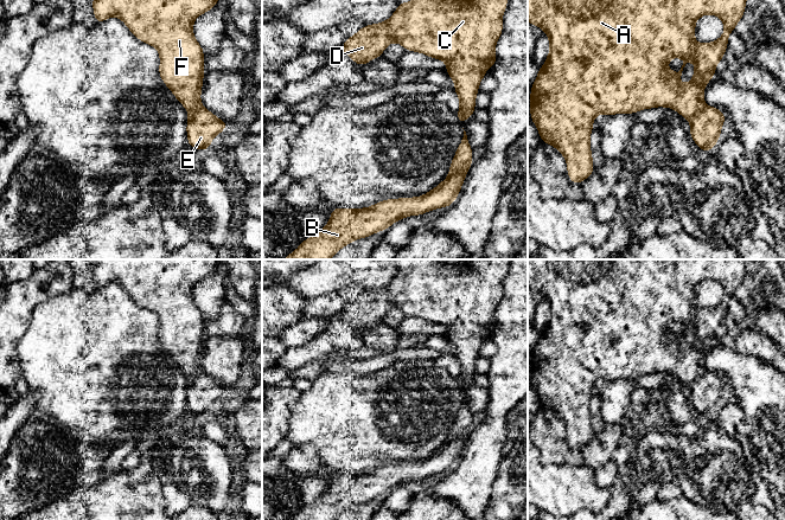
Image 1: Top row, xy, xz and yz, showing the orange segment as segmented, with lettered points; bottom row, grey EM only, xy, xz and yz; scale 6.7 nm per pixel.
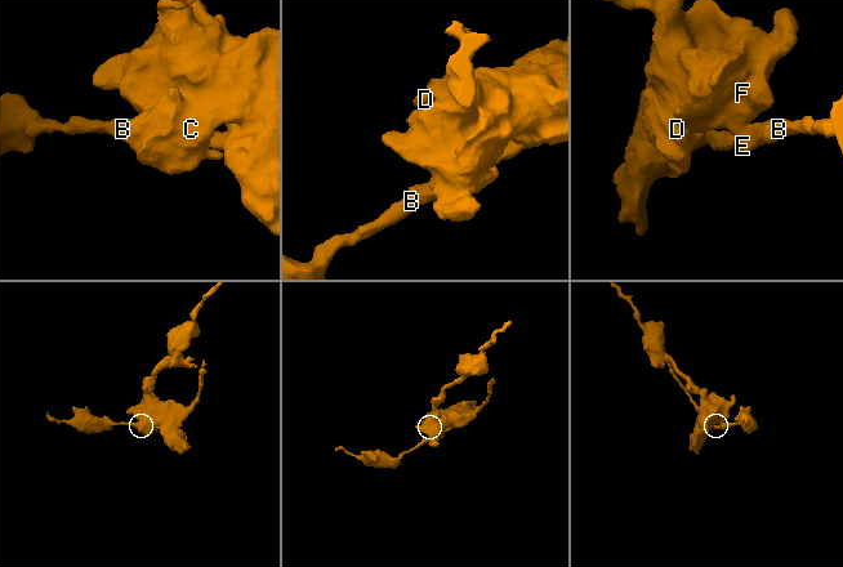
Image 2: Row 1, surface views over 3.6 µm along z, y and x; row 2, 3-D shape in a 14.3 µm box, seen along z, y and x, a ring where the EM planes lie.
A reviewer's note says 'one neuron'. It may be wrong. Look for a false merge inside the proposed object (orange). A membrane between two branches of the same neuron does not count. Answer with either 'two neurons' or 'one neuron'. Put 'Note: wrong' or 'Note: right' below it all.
two neurons
Note: wrong

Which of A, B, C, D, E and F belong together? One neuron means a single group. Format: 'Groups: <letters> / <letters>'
Groups: A C D F / B E

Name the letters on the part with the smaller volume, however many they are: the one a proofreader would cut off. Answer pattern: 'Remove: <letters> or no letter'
Remove: B, E

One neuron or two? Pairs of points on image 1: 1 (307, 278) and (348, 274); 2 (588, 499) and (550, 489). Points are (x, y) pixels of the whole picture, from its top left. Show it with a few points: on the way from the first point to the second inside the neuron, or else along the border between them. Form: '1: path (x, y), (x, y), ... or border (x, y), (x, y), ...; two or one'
1: path (317, 278), (329, 274), (338, 274); one
2: path (579, 490), (560, 489); one

